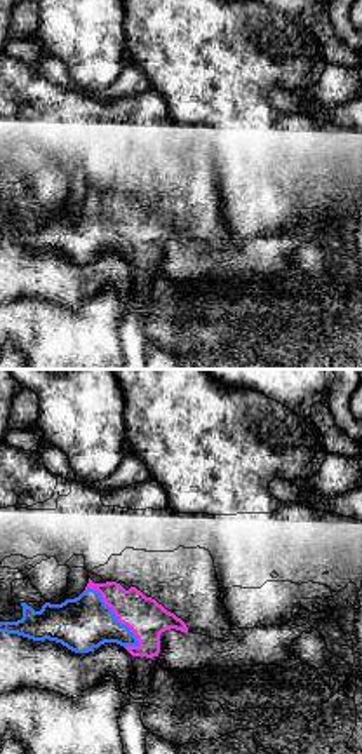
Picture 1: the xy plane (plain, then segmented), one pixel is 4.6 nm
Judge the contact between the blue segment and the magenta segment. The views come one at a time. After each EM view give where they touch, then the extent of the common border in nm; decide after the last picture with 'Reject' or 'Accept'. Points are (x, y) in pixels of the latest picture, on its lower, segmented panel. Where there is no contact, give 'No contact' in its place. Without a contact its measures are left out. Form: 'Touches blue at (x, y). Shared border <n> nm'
Touches blue at (113, 613). Shared border 360 nm

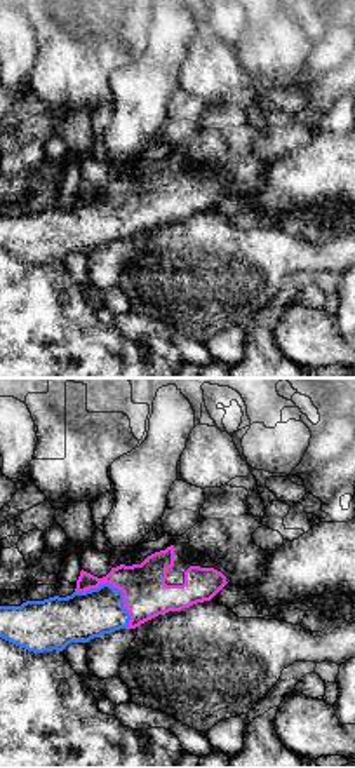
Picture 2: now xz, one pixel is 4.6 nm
Touches blue at (117, 589). Shared border 300 nm

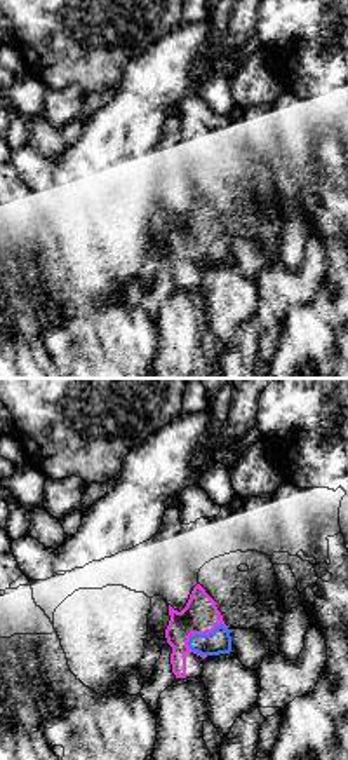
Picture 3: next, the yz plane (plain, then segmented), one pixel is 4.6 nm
Touches blue at (204, 635). Shared border 220 nm

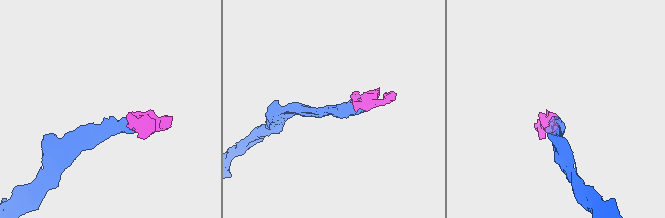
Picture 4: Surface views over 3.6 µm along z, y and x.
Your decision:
Accept

